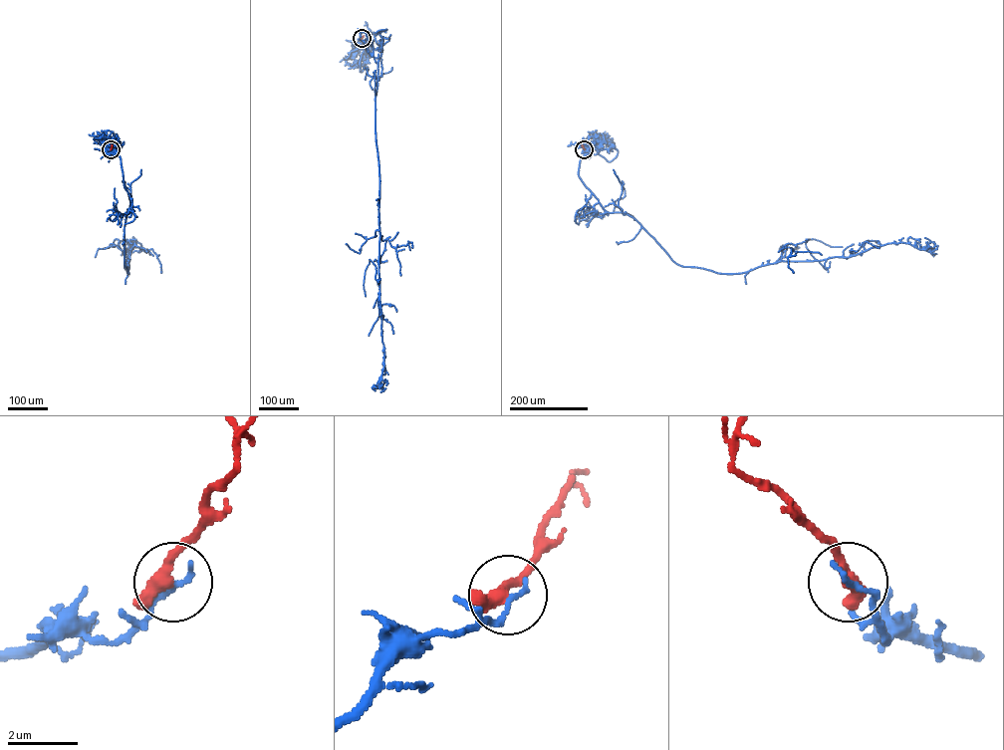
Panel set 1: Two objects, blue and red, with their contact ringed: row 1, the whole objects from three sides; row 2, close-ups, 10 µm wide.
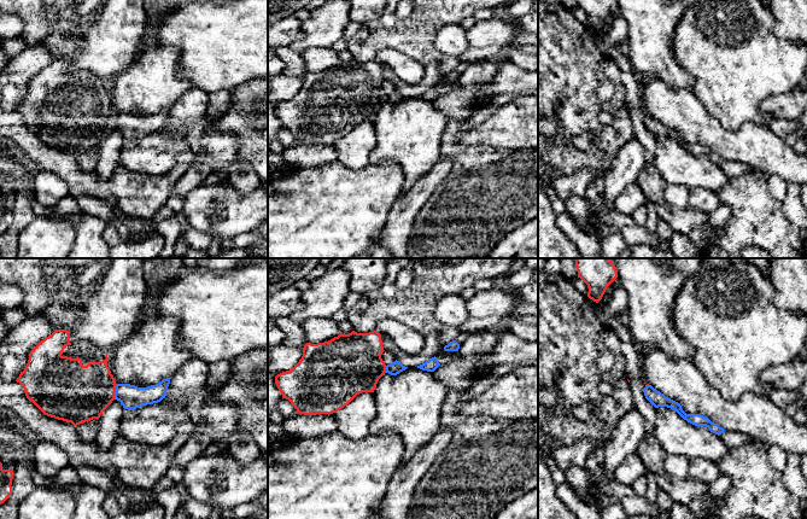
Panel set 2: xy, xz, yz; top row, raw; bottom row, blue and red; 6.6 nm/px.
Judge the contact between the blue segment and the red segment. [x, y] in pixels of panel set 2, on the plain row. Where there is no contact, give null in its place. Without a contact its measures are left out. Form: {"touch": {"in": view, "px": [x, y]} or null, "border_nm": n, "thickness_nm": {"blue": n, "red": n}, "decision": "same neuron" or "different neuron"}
{"touch": {"in": "xy", "px": [116, 121]}, "border_nm": 110, "thickness_nm": {"blue": 160, "red": 380}, "decision": "different neuron"}

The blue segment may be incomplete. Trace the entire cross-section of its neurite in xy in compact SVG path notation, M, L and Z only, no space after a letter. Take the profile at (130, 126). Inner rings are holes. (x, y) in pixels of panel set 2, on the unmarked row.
M171 107L163 109L156 115L138 117L130 113L117 113L115 129L119 130L124 139L136 139L142 135L160 132L166 126Z

